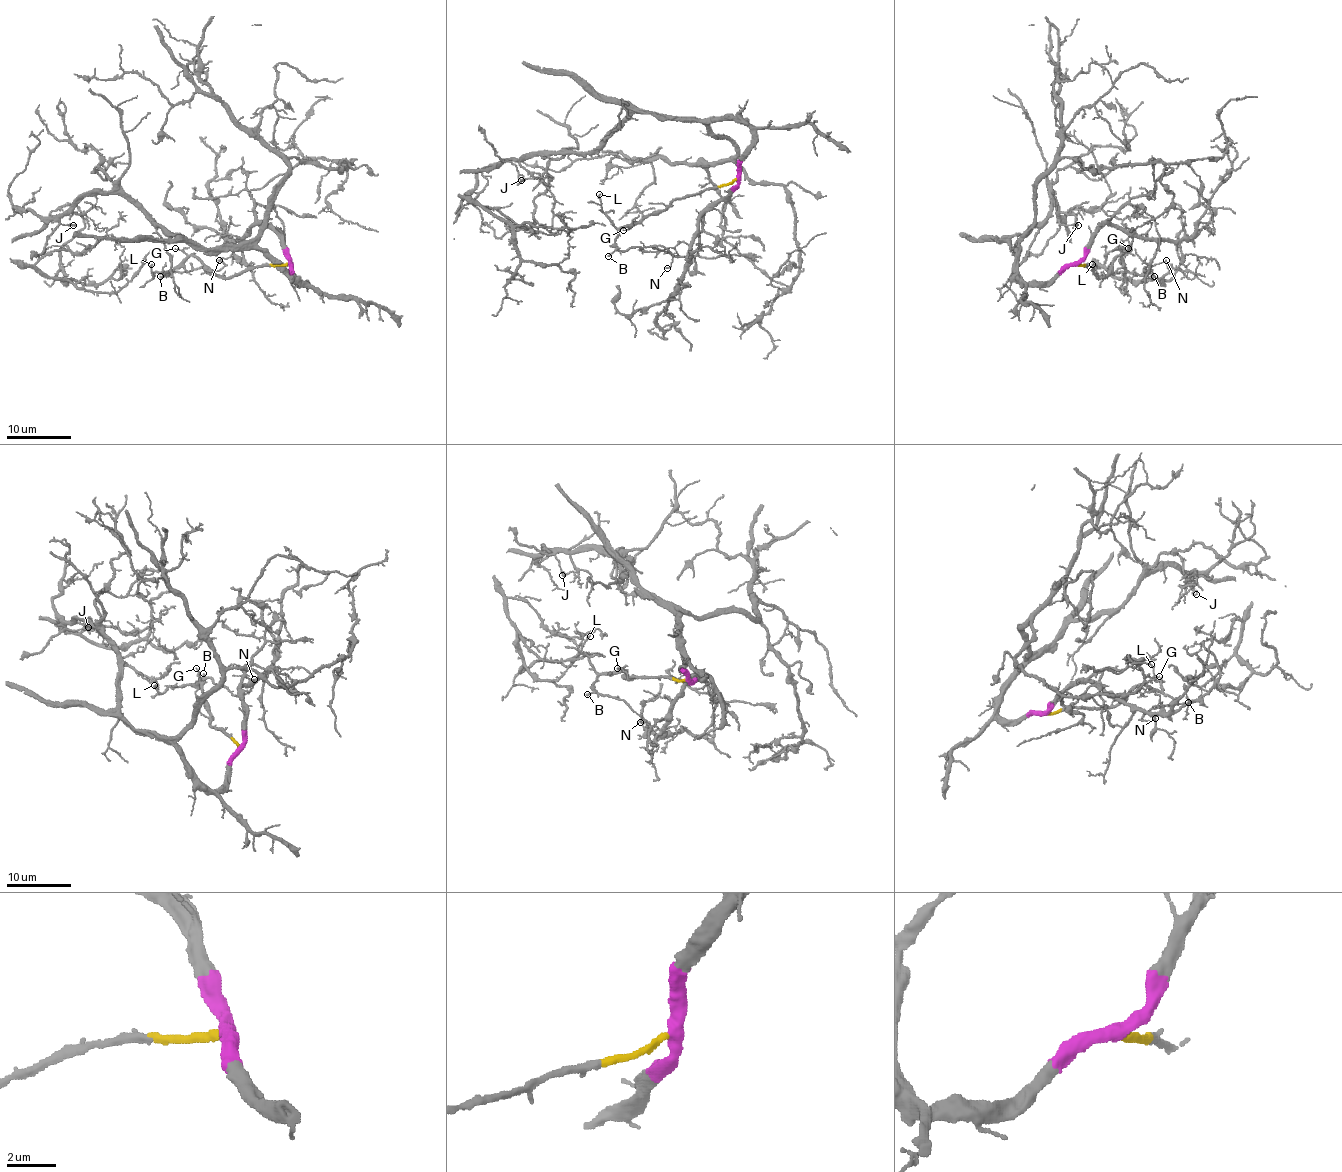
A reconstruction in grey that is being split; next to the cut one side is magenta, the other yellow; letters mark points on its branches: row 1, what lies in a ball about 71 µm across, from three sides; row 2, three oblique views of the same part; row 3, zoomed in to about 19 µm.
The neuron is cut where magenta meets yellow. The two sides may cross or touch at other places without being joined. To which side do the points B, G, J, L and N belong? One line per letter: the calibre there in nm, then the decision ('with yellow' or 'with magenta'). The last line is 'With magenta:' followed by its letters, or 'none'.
B: calibre 160 nm; with yellow
G: calibre 120 nm; with yellow
J: calibre 90 nm; with magenta
L: calibre 160 nm; with yellow
N: calibre 130 nm; with yellow
With magenta: J

